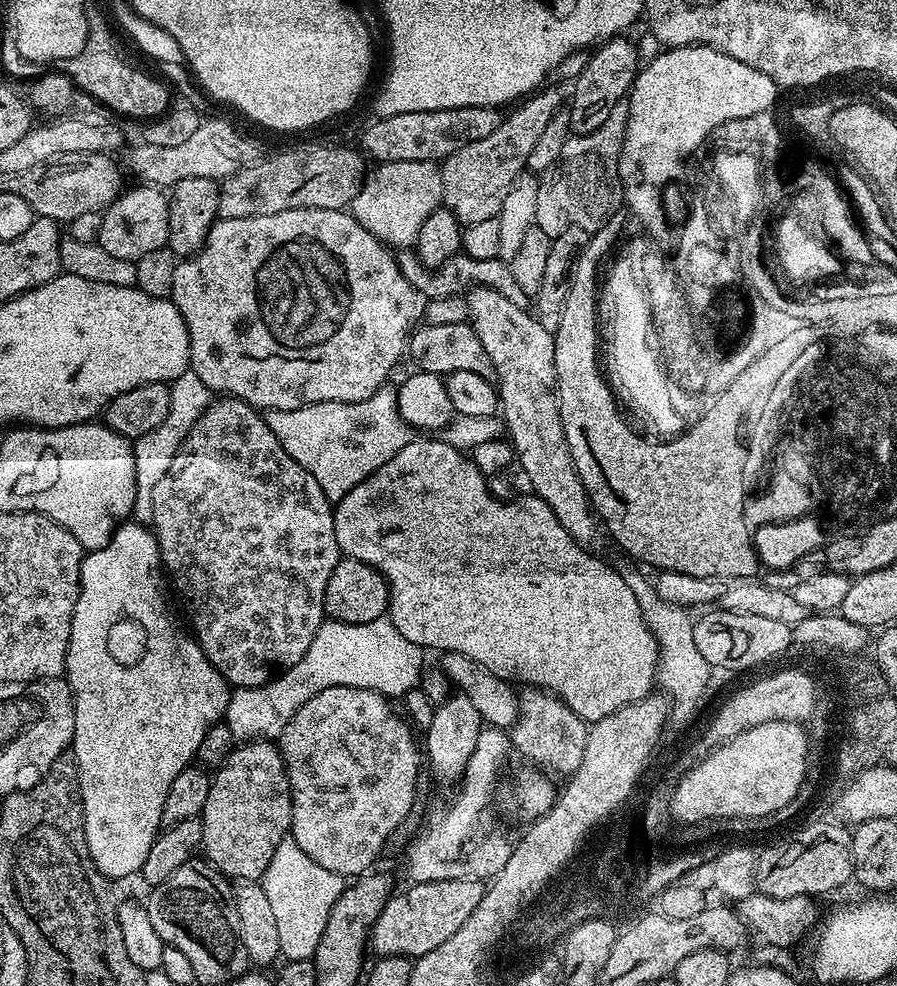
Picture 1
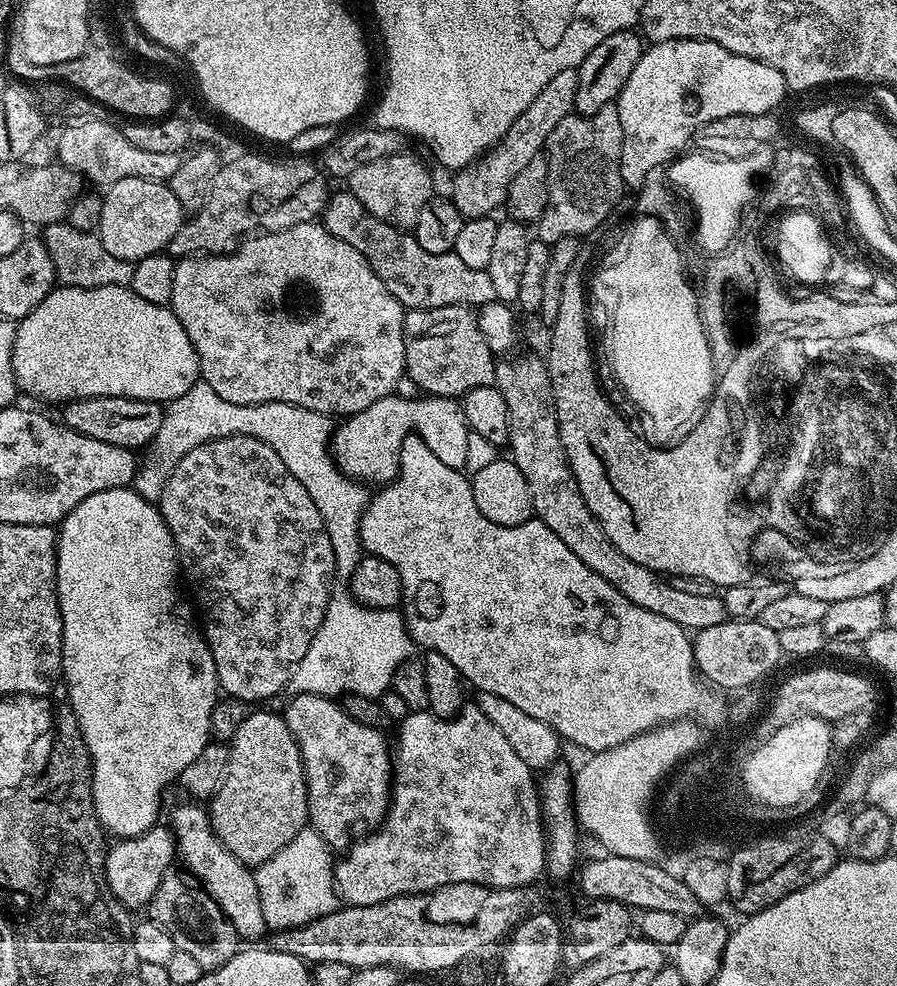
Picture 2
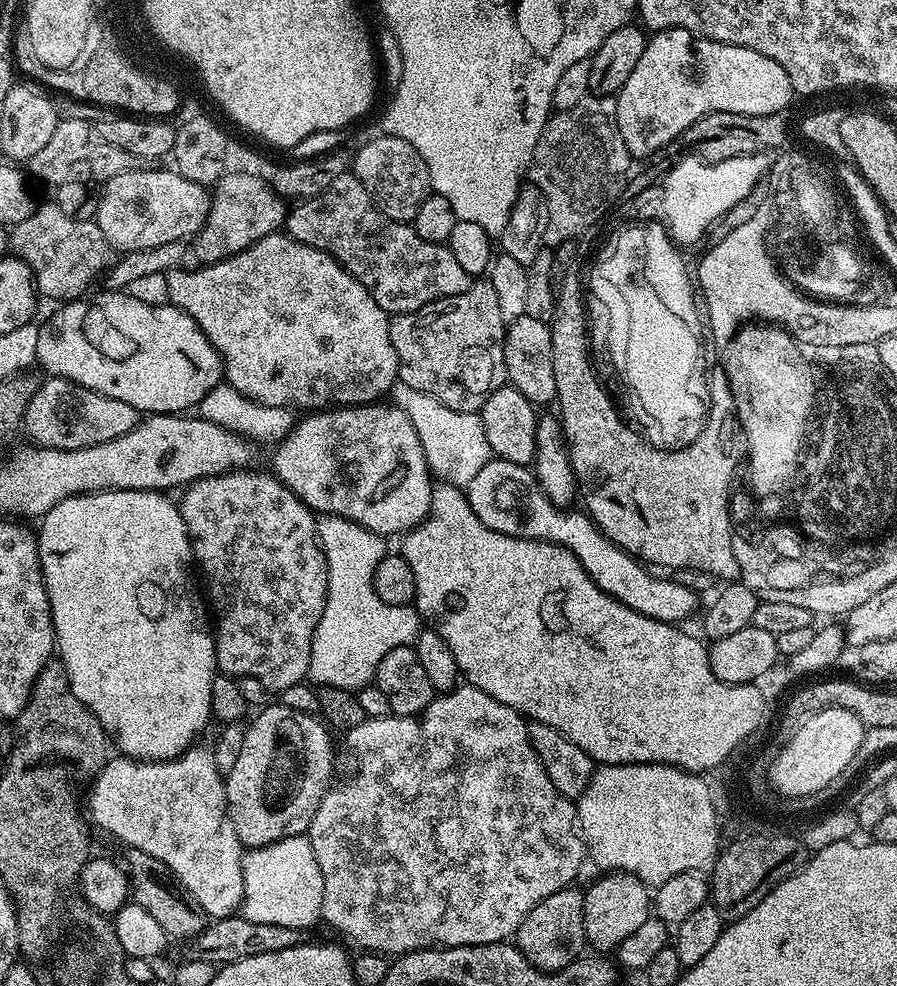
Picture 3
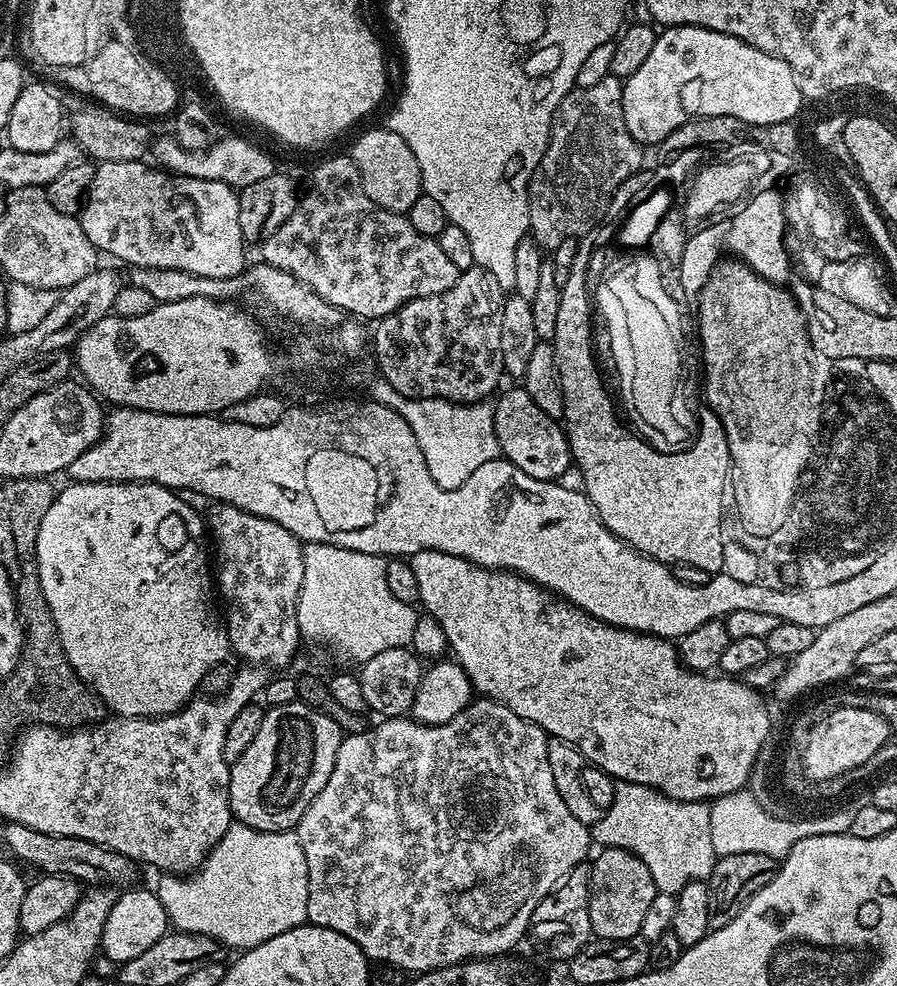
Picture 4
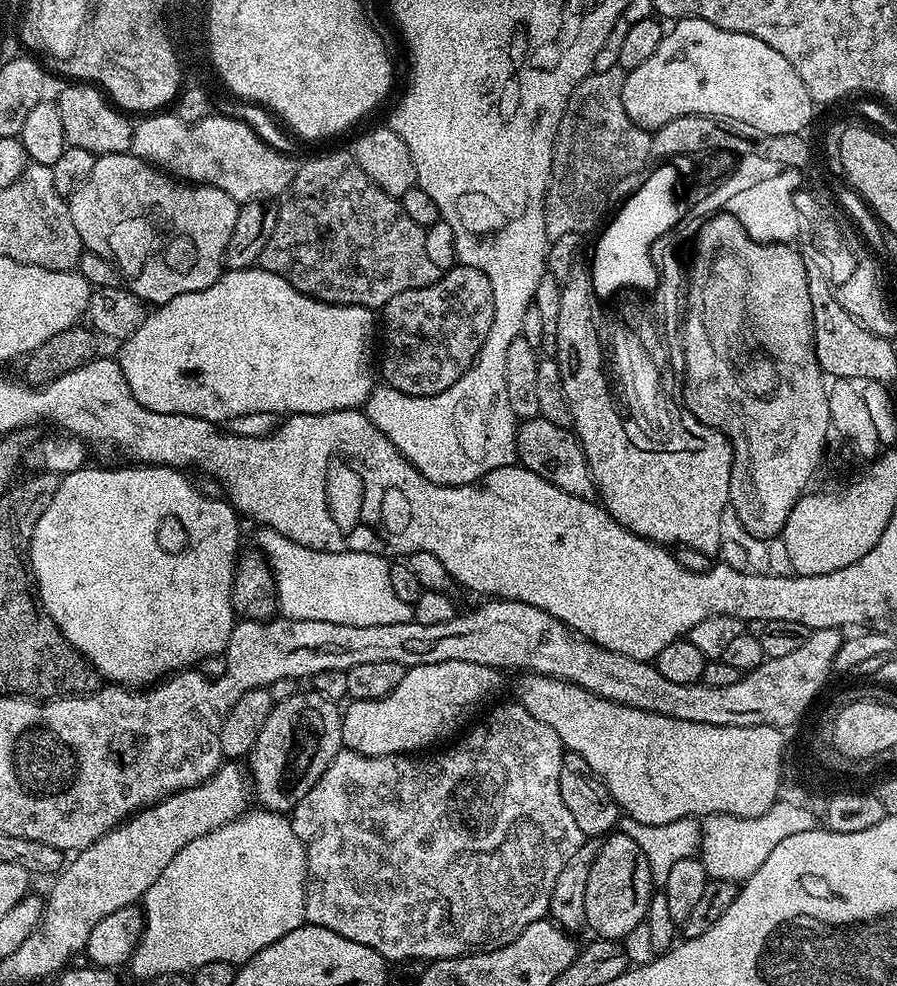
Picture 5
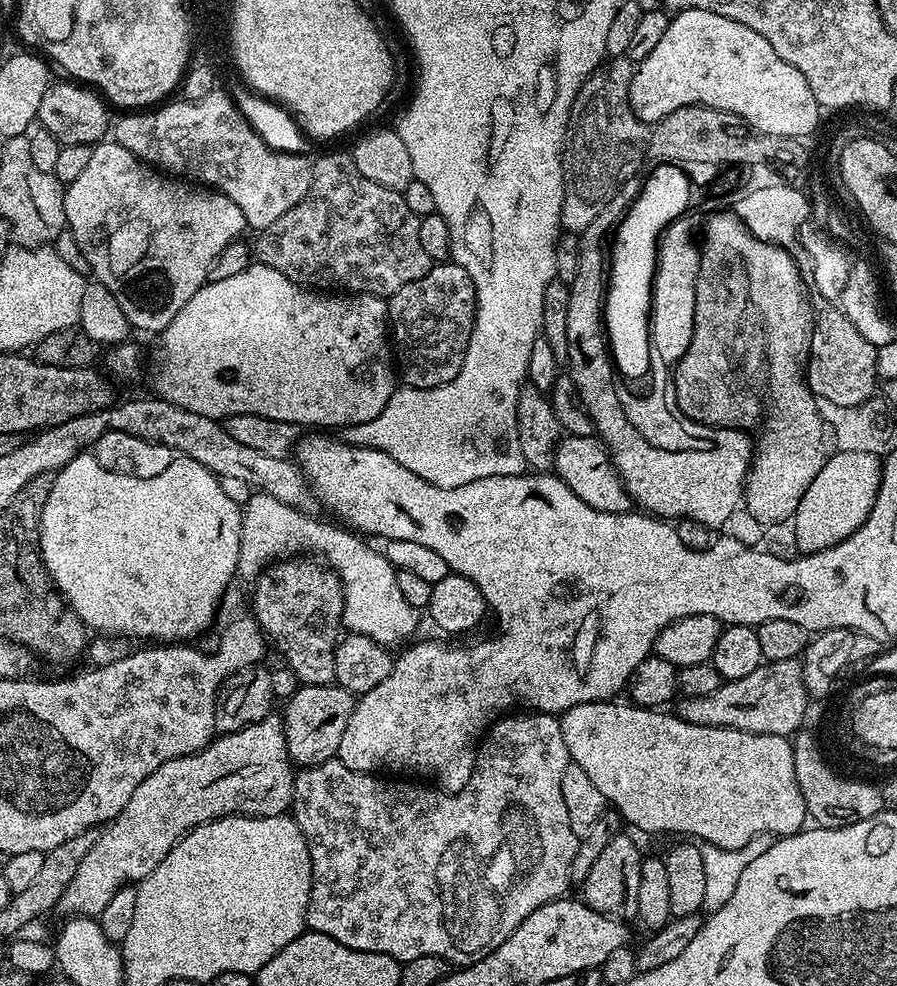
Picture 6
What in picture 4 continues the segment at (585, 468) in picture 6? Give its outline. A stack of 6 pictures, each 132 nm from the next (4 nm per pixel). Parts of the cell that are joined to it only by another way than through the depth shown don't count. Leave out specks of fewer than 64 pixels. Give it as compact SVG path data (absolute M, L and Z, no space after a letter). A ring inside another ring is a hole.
M522 386L503 392L501 391L495 397L492 410L494 434L498 438L500 456L509 460L514 466L518 466L522 474L530 474L530 478L559 481L563 477L560 475L568 467L571 469L574 461L568 438L564 434L563 427L558 423L557 417L544 413Z

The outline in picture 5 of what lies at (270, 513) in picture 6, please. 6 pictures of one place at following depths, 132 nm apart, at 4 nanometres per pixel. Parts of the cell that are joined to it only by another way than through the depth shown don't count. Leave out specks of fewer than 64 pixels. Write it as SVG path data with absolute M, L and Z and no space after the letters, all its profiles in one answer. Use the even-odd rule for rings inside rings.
M261 527L259 551L272 567L276 579L276 602L281 617L289 620L321 620L346 626L386 626L412 619L412 605L402 602L390 586L390 564L385 557L369 552L319 552L298 546L272 528Z

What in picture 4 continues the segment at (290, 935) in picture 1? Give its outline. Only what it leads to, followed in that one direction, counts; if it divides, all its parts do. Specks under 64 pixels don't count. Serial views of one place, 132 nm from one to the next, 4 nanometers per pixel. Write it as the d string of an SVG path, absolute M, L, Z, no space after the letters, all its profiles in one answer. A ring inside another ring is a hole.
M234 822L208 851L208 857L195 874L183 878L164 874L159 878L160 885L155 885L154 891L166 910L169 925L178 932L208 936L228 950L247 950L265 944L270 938L286 934L286 930L294 930L308 919L308 867L306 854L302 854L302 842L298 842L295 831L263 832Z

